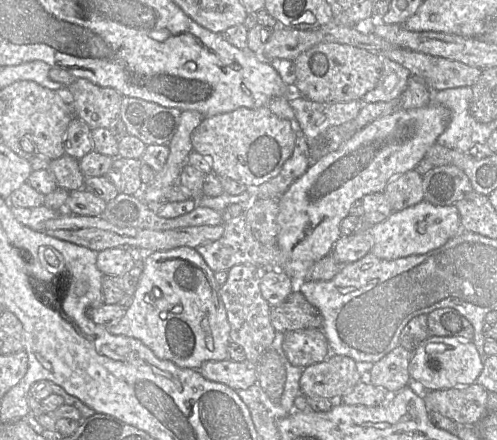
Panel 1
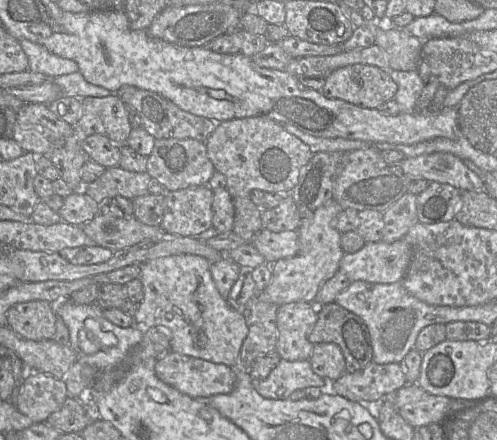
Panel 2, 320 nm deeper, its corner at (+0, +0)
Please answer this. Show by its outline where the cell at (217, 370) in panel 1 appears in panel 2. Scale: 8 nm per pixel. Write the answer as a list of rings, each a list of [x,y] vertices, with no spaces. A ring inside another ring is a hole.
[[[169,351],[157,359],[156,376],[167,385],[194,399],[232,392],[236,383],[235,370],[224,364]]]

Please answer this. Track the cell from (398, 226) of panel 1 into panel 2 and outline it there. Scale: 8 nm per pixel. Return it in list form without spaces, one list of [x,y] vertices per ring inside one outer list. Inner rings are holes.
[[[405,239],[393,243],[366,242],[357,252],[345,253],[339,271],[353,282],[394,283],[401,281],[411,260],[411,247]]]

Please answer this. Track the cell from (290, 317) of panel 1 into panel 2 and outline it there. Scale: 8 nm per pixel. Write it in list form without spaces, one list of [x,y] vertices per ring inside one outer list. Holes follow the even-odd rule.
[[[335,302],[317,307],[317,321],[309,334],[308,339],[312,344],[337,344],[343,353],[345,370],[348,373],[363,369],[373,360],[373,349],[366,324],[356,314],[339,306]]]

